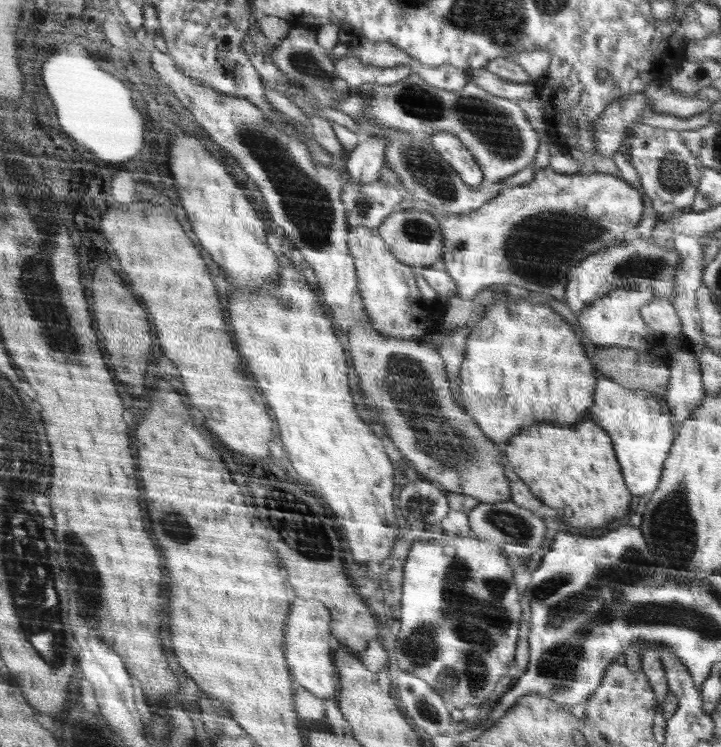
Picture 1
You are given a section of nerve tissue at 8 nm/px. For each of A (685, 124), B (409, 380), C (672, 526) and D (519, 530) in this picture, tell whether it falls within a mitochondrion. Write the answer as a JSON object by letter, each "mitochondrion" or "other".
{"A":"other","B":"mitochondrion","C":"mitochondrion","D":"mitochondrion"}

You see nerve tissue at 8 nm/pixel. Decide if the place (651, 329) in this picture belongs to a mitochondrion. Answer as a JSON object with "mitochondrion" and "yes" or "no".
{"mitochondrion":"no"}

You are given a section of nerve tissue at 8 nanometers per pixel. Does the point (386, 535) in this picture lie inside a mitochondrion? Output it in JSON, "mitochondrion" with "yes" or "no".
{"mitochondrion":"no"}

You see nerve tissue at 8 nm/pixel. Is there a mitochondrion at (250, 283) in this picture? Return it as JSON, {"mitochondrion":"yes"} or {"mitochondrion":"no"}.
{"mitochondrion":"no"}

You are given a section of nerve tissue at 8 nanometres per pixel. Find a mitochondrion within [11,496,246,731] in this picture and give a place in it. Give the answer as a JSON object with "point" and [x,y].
{"point":[86,579]}

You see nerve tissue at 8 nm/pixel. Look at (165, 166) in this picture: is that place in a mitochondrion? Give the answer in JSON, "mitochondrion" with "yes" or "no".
{"mitochondrion":"no"}

